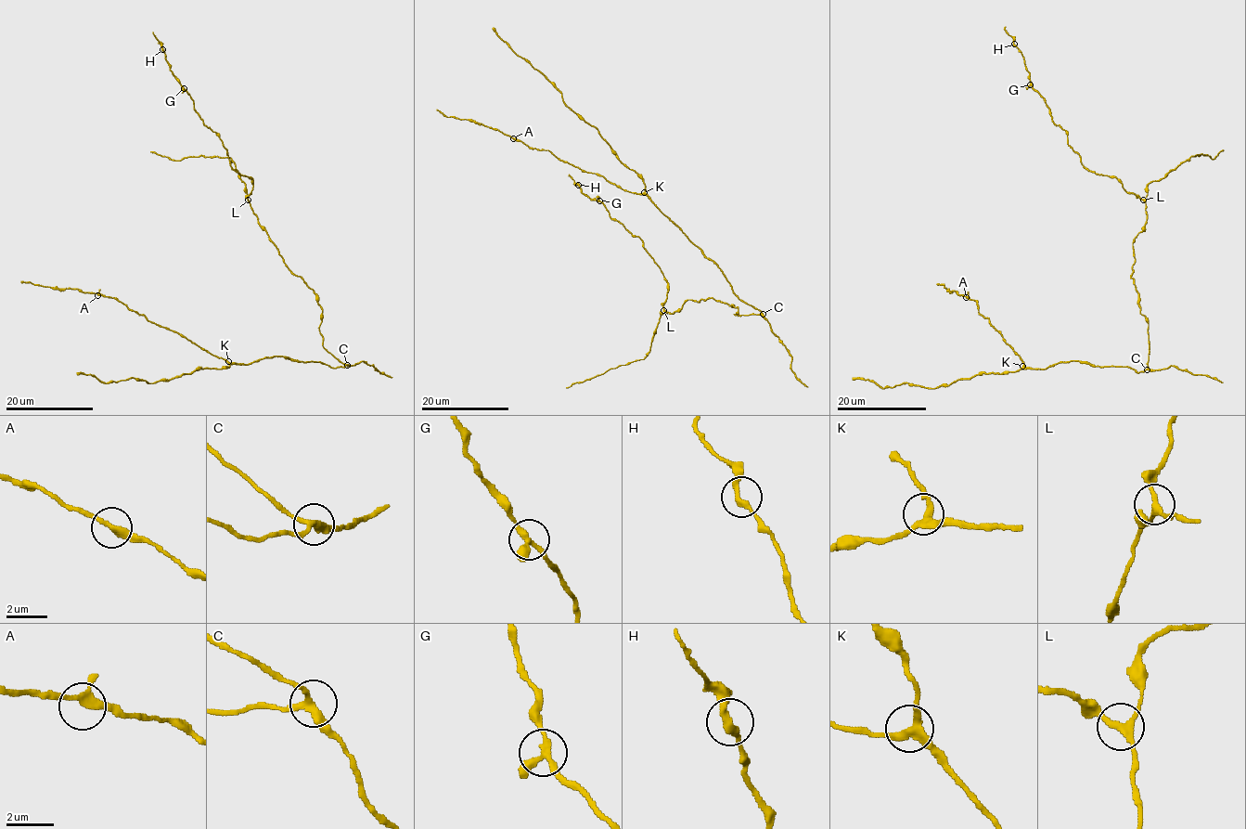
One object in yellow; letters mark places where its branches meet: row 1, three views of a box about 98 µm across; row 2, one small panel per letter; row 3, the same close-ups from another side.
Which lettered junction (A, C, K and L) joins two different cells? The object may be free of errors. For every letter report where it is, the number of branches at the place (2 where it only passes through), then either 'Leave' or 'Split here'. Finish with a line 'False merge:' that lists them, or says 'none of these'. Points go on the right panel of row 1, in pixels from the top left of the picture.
A: Place: (966, 297). Branches: 3. Leave
C: Place: (1147, 369). Branches: 3. Leave
K: Place: (1022, 366). Branches: 3. Leave
L: Place: (1143, 200). Branches: 3. Leave
False merge: none of these

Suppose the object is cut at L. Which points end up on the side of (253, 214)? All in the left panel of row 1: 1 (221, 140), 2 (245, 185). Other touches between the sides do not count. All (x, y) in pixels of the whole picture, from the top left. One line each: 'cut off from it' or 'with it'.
1: cut off from it
2: with it

